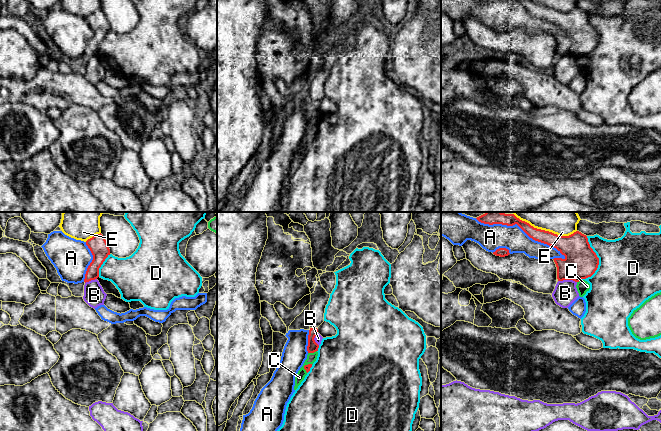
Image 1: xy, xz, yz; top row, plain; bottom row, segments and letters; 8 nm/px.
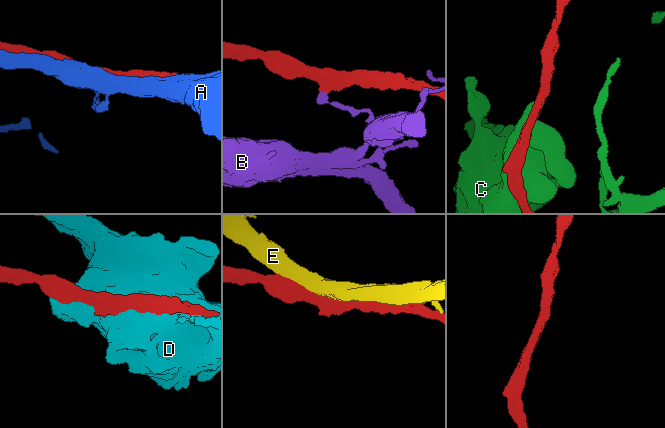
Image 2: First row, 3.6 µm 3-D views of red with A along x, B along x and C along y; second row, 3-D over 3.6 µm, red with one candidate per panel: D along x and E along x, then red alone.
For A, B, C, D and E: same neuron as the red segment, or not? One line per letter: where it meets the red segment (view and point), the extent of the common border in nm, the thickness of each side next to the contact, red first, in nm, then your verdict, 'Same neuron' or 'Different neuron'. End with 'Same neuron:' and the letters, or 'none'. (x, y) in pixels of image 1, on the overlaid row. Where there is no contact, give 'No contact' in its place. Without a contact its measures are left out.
A: Touches red at yz (521, 228). Shared border 800 nm. Thickness 140 nm (red) against 200 nm. Different neuron
B: Touches red at yz (567, 279). Shared border 150 nm. Thickness 260 nm (red) against 190 nm. Different neuron
C: Touches red at xz (312, 352). Shared border 80 nm. Thickness 90 nm (red) against 80 nm. Different neuron
D: Touches red at yz (598, 262). Shared border 360 nm. Thickness 260 nm (red) against 480 nm. Different neuron
E: Touches red at yz (544, 230). Shared border 550 nm. Thickness 180 nm (red) against 320 nm. Different neuron
Same neuron: none

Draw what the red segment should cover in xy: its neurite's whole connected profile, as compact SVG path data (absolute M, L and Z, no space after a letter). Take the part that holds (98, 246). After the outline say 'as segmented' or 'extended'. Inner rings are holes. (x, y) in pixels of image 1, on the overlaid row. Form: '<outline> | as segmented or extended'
M101 233L88 239L86 245L93 255L93 260L87 268L84 279L85 283L99 277L99 268L110 255L108 244Z | as segmented

